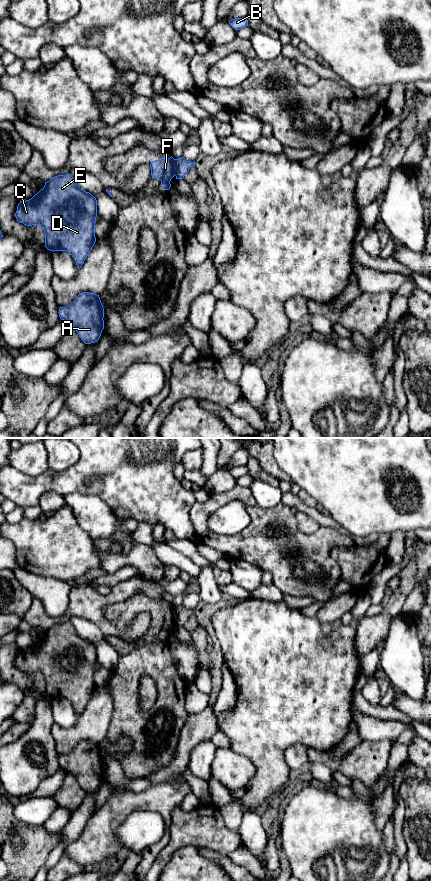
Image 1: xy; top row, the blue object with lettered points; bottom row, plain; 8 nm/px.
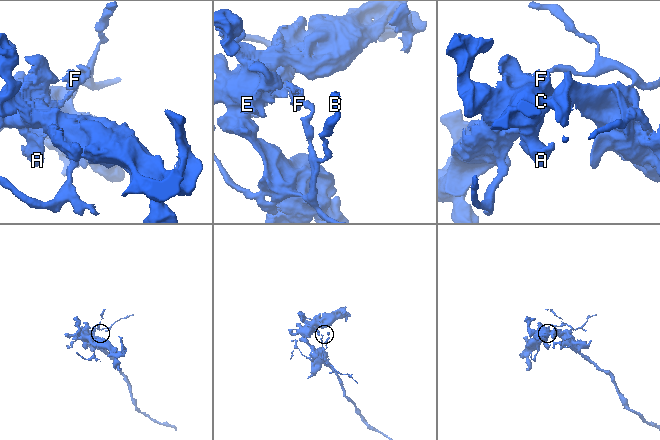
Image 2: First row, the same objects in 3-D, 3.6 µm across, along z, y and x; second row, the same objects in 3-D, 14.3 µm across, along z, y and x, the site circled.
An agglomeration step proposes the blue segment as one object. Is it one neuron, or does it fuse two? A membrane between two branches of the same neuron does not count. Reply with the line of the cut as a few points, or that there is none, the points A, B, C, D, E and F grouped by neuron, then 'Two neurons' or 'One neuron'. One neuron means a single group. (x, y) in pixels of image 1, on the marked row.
Split along xy (175, 159), (174, 174). Groups: A C D E F / B. Two neurons

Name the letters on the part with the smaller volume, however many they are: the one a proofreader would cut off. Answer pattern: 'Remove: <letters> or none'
Remove: B

